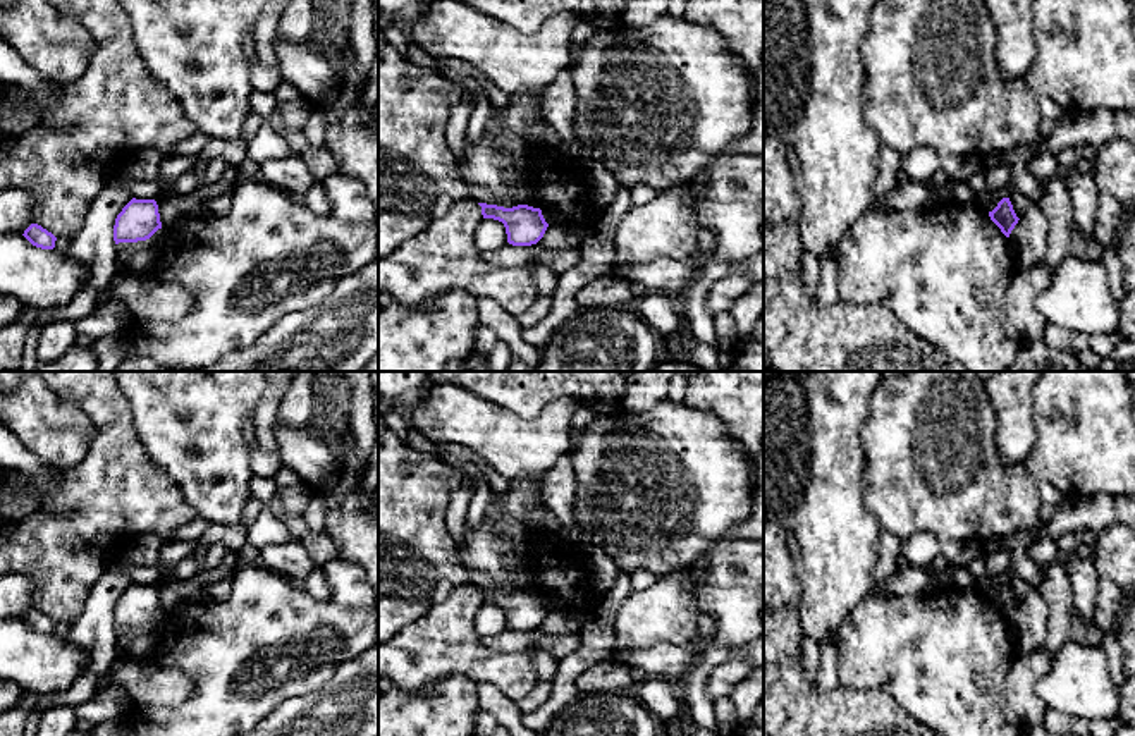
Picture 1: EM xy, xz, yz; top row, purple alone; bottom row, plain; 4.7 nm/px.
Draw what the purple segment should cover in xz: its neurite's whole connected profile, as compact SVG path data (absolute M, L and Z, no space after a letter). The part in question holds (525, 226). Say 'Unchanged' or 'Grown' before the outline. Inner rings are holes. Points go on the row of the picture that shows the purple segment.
Unchanged. M487 203L478 205L482 206L483 218L494 218L504 224L507 242L512 246L537 244L549 227L540 208L528 205L518 205L512 208Z

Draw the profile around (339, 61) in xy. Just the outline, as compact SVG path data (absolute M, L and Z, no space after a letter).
M349 41L342 50L327 57L327 62L334 69L334 88L327 93L325 98L322 98L316 105L313 105L315 108L332 108L335 105L346 86L344 74L347 71L349 58L351 58Z

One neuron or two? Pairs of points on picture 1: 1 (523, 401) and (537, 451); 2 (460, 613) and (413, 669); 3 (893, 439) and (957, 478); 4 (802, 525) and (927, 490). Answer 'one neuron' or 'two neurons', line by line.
1: two neurons
2: one neuron
3: one neuron
4: two neurons

